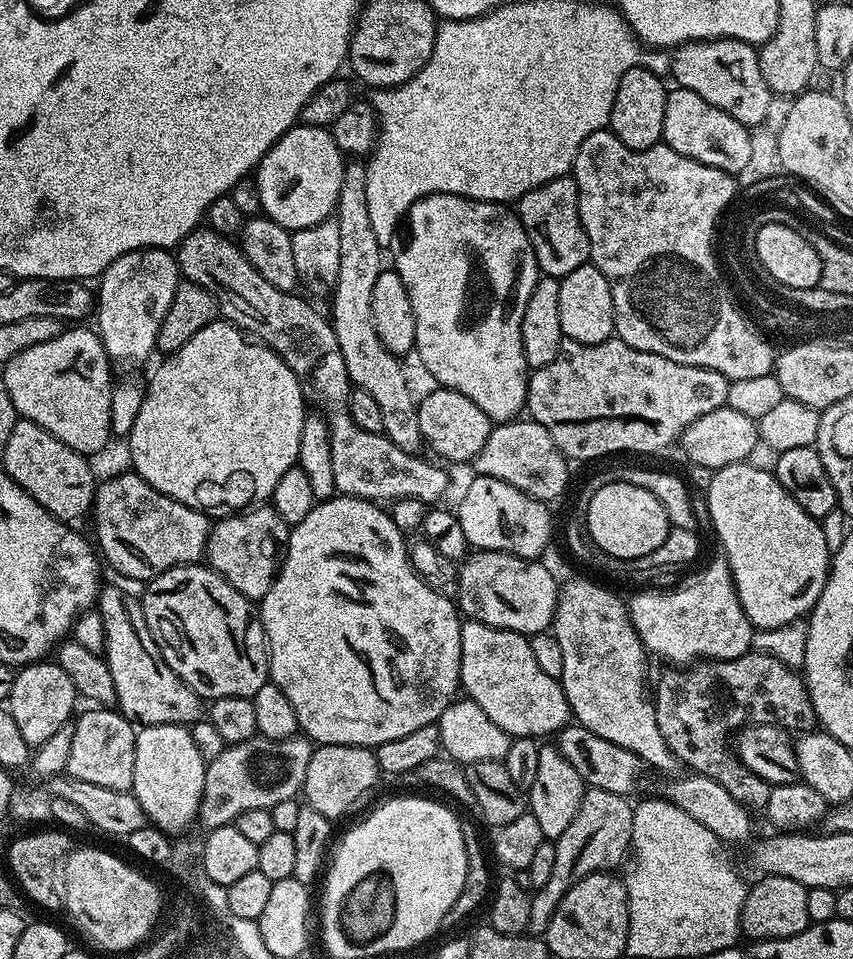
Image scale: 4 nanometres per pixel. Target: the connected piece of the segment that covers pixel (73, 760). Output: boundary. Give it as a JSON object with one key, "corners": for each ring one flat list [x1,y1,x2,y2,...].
{"corners":[[92,706,89,709,89,712,81,711,75,717,67,775,82,778,82,782,94,782,94,786,107,786,110,790,127,792,134,782,137,729,133,721,127,720,111,707]]}

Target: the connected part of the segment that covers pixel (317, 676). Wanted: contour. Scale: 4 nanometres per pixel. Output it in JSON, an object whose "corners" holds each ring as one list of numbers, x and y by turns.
{"corners":[[343,494,317,502,310,510,310,514,302,518,302,522,291,525,276,578,267,594,258,601,258,615,264,627,264,638,268,642,268,671,271,683,276,684,278,690,286,694,286,698,290,698,290,706,294,706,299,731,317,745,345,744,375,749,378,744,406,738,406,734,414,734,414,730,422,730,422,726,436,724,443,711,457,699,461,691,461,613,449,597,430,590,430,586,426,586,426,582,418,578,418,574,408,561,405,533,399,532,391,515,380,508,383,507,379,503]]}

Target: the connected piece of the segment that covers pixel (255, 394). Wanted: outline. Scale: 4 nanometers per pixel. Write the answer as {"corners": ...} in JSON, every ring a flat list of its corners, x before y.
{"corners":[[217,318,212,324,202,326,202,330,198,330,198,334,194,334,194,338,190,338,190,342,182,346,182,350,169,352,161,360,164,361,153,370,152,377,146,380,142,406,138,406,138,418,134,418,134,426,126,437,128,452,132,455,131,467,136,475,143,478,150,486,154,486,154,490,186,506,201,510,209,510,208,508,244,510,249,506,256,506,267,501,271,497,274,486,278,486,278,482,282,479,282,474,286,474,286,470,293,468,300,458,302,422,306,415,306,409,304,409,306,394,304,398,305,389,302,387,302,381,295,376,294,371,290,370,290,366,275,350,268,348,267,344,249,338,243,331,223,318]]}

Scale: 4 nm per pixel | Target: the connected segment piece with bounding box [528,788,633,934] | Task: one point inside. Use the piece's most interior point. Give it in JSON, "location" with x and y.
{"location":[598,839]}

